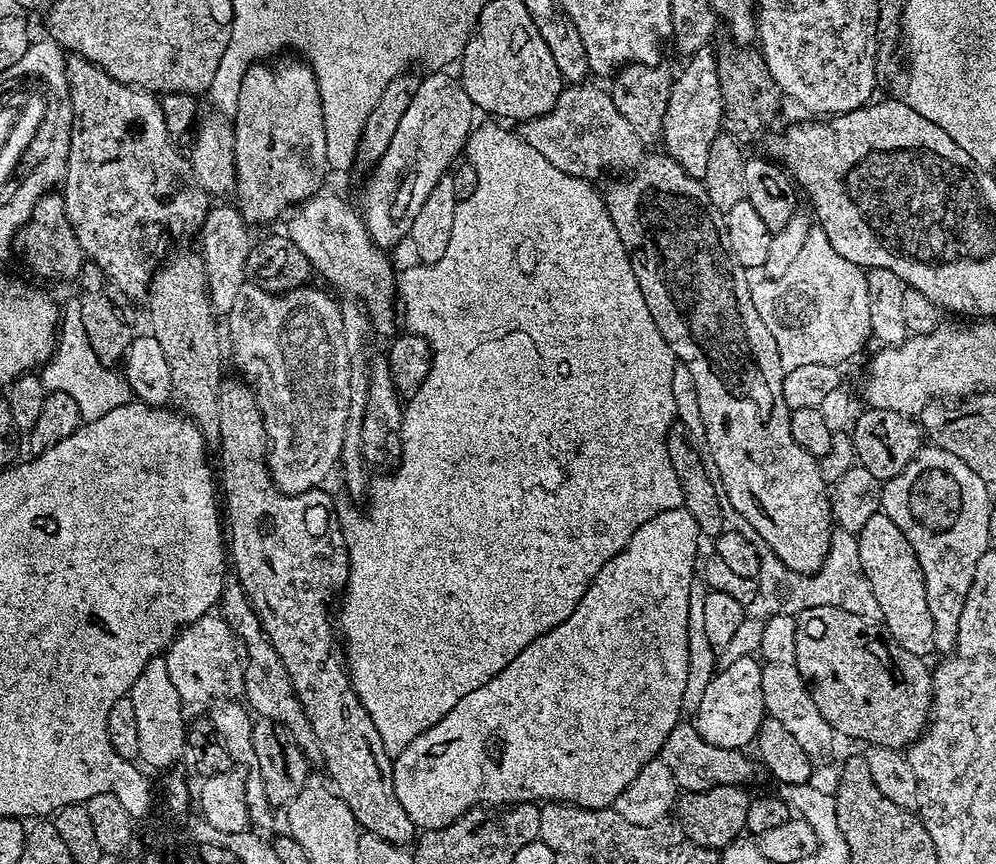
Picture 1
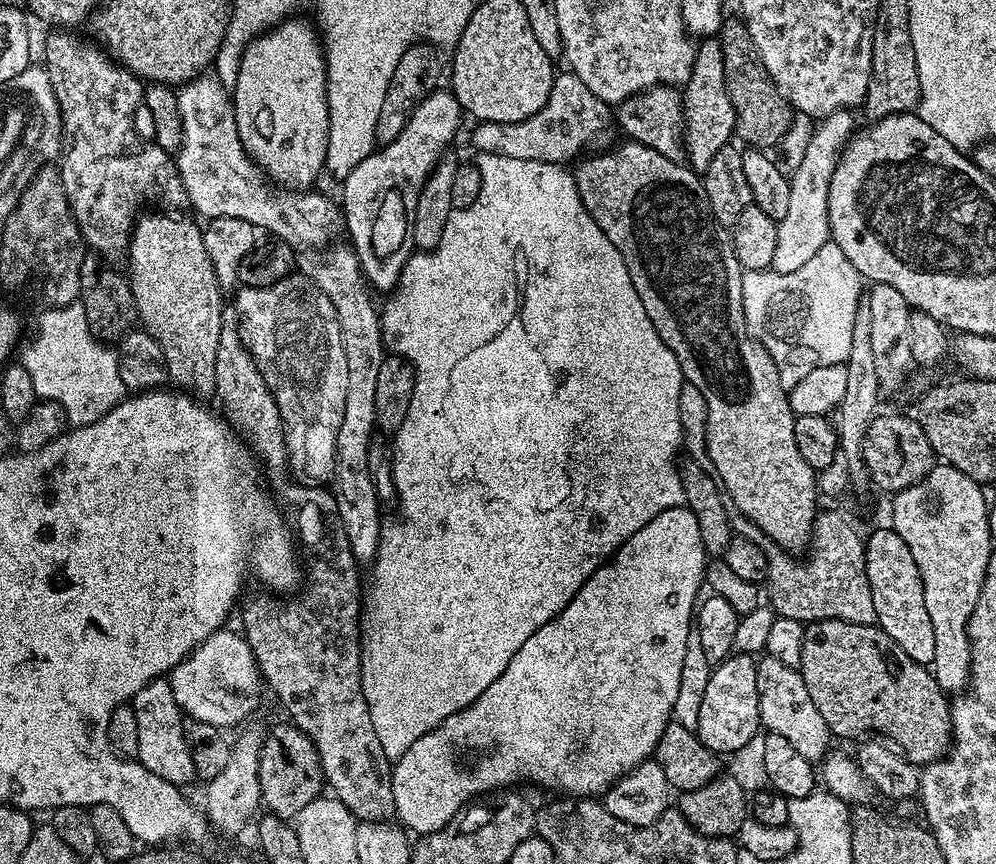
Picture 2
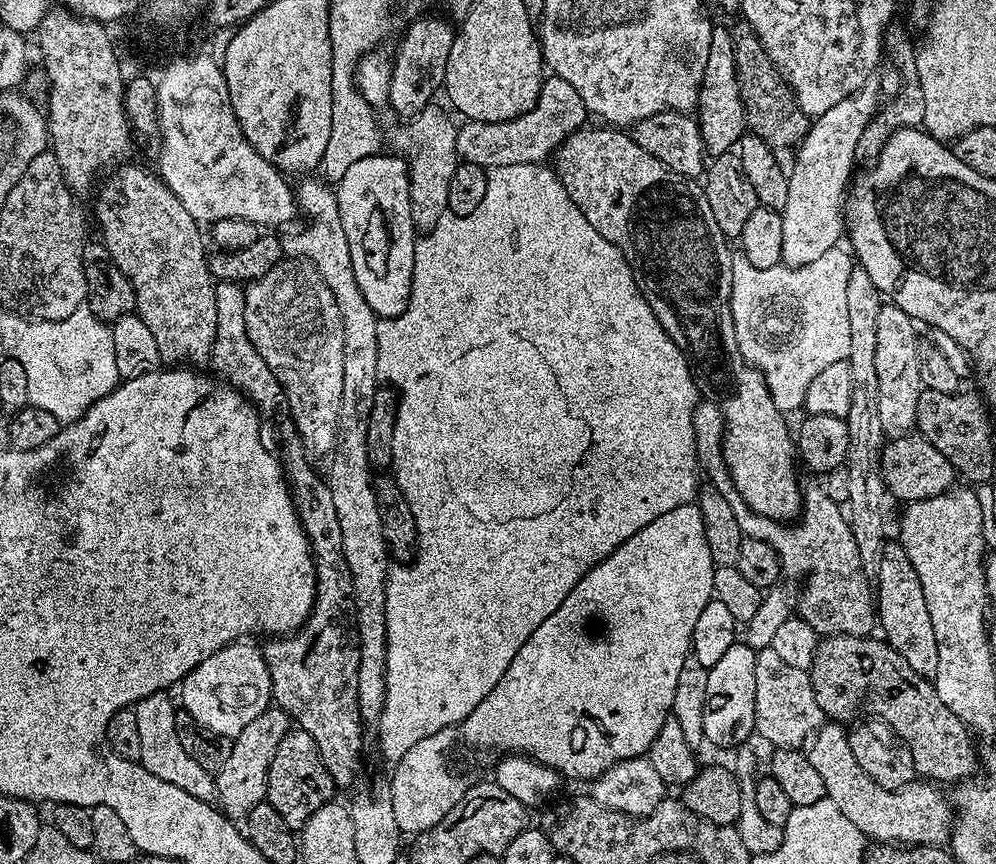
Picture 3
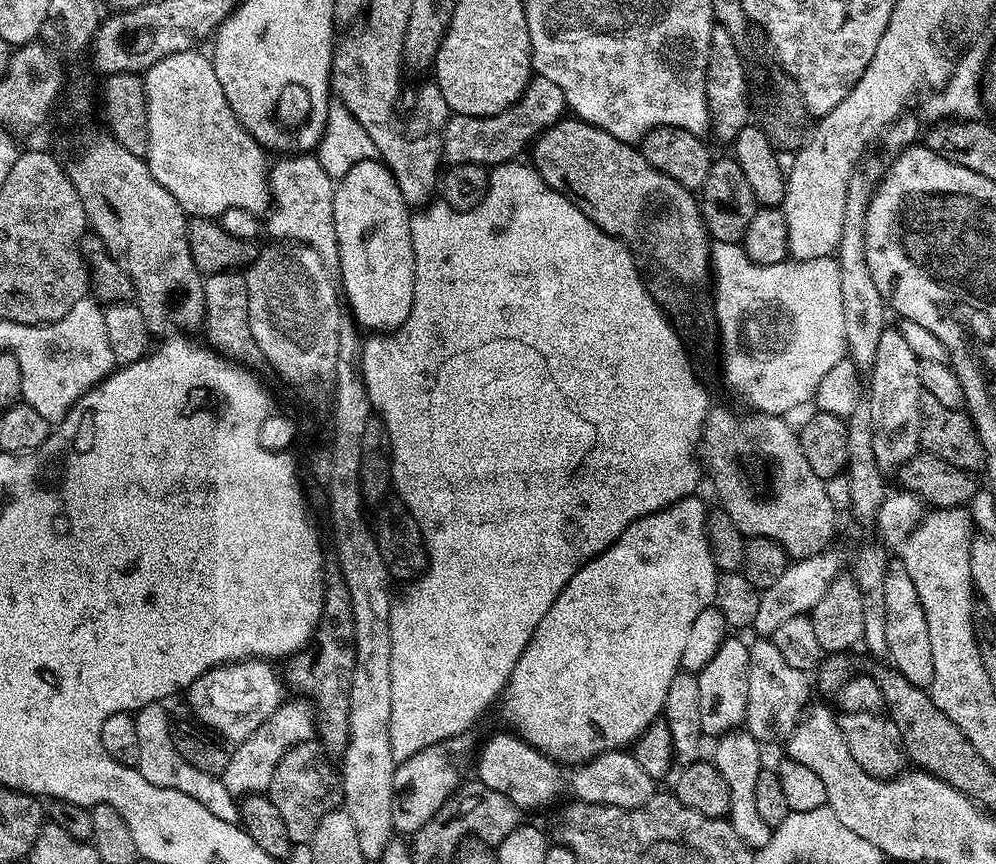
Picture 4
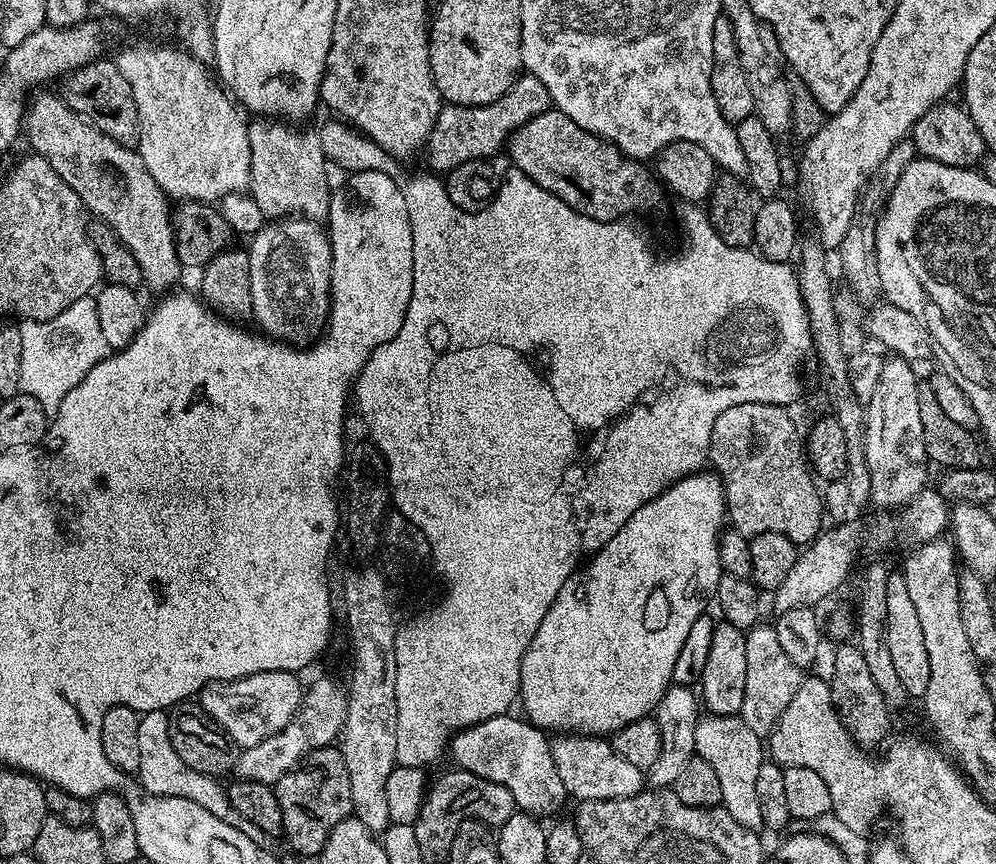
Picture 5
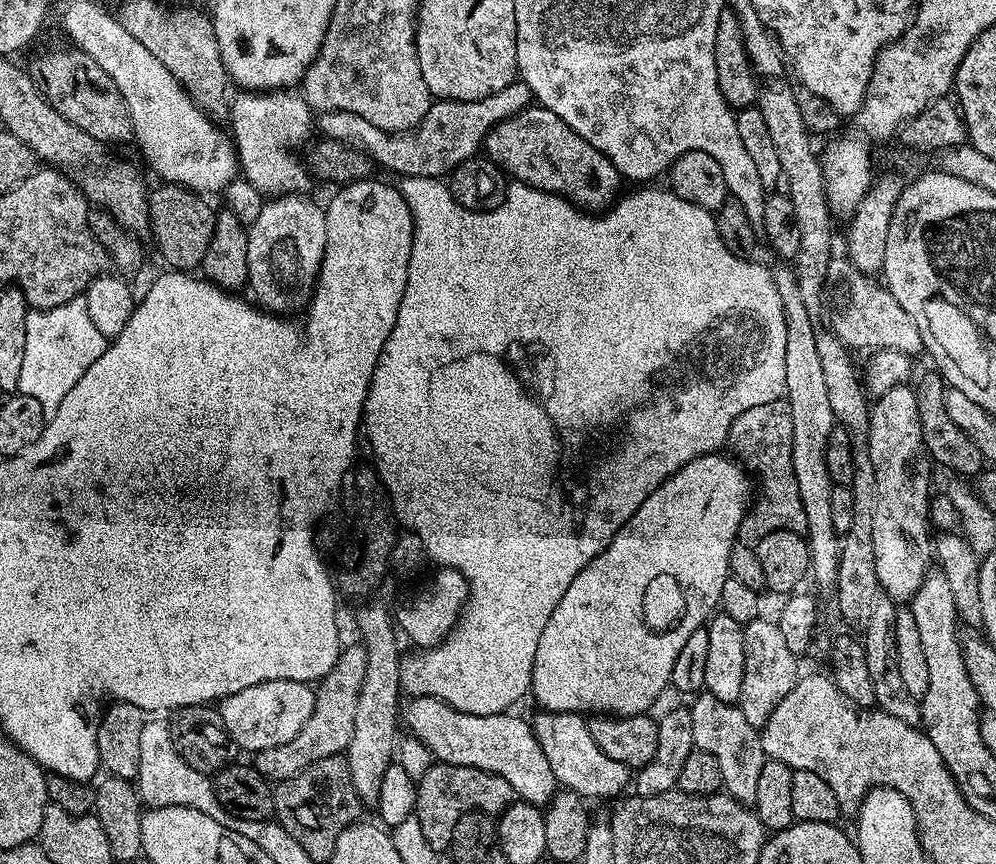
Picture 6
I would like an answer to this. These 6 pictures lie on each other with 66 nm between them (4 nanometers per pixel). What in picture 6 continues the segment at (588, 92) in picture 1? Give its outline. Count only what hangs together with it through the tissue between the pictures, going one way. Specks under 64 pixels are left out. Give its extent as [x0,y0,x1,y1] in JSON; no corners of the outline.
[316,78,534,178]

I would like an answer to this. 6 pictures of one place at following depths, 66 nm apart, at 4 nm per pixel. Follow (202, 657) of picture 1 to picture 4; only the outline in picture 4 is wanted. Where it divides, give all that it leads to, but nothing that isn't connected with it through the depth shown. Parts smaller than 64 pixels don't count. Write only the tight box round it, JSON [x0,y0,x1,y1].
[186,658,286,742]

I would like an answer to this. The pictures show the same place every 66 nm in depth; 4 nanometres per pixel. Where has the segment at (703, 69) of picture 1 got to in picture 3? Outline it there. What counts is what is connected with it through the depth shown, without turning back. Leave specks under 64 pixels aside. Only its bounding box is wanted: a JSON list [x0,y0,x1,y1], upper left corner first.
[694,27,745,157]

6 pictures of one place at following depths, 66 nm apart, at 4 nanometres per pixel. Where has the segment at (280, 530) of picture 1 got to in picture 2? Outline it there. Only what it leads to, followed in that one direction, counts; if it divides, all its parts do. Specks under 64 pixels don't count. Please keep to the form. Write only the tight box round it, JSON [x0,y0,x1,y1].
[214,306,396,822]

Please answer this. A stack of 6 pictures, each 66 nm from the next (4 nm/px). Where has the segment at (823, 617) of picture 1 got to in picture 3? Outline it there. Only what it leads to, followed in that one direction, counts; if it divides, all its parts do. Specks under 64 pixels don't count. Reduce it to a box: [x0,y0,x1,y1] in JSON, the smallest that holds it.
[810,636,978,782]

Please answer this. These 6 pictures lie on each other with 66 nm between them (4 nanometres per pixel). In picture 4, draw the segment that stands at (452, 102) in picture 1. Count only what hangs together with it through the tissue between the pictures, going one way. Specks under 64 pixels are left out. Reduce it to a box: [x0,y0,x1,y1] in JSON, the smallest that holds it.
[334,159,414,334]

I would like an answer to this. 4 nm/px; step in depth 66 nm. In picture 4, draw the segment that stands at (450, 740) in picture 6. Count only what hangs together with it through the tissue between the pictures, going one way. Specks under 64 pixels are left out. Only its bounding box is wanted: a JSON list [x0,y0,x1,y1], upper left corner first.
[479,731,561,810]

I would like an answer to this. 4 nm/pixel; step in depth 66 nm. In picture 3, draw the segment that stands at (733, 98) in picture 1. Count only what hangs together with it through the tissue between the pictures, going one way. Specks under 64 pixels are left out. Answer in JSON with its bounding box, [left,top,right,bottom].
[730,18,809,150]

